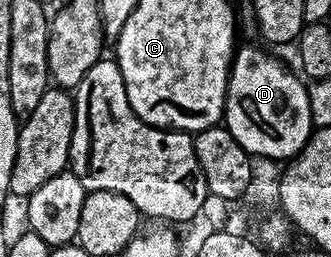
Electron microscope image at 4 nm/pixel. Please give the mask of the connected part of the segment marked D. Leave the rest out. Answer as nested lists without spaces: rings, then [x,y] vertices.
[[[241,45],[236,48],[229,70],[223,126],[249,156],[292,161],[300,155],[315,130],[309,87],[300,74],[292,75],[275,56],[264,51],[264,46],[261,47]]]

